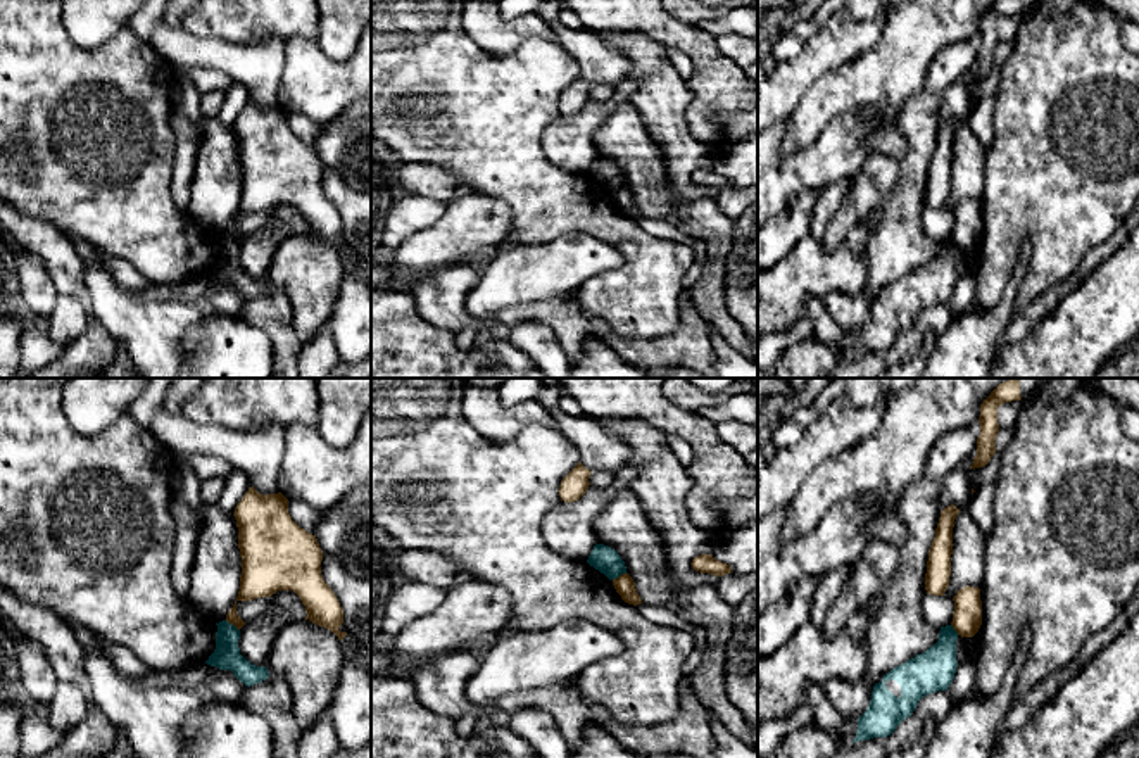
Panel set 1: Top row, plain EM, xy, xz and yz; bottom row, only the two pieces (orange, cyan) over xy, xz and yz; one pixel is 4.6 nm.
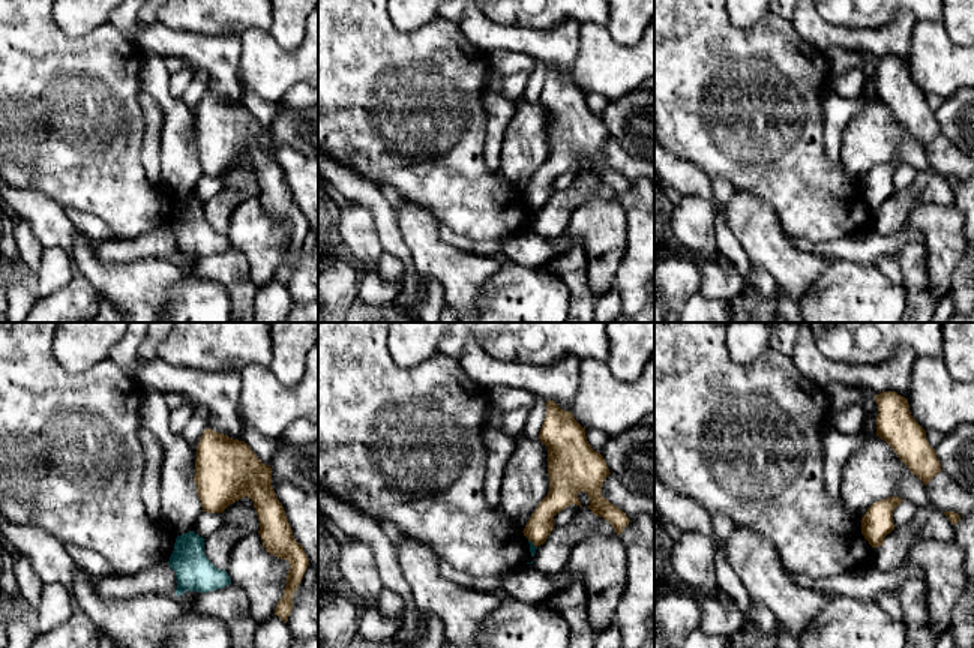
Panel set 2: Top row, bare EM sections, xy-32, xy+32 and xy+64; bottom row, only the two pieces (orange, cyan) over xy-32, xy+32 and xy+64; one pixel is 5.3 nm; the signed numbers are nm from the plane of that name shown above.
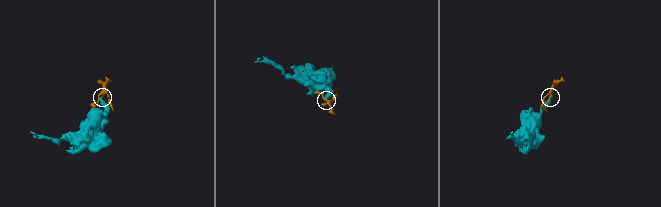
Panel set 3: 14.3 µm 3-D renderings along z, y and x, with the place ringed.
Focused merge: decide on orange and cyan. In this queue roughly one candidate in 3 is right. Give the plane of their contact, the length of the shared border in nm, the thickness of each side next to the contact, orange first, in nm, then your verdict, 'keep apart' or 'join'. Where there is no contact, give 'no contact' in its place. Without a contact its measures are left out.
contact in xy; length 90 nm; calibres 180 and 130 nm; keep apart

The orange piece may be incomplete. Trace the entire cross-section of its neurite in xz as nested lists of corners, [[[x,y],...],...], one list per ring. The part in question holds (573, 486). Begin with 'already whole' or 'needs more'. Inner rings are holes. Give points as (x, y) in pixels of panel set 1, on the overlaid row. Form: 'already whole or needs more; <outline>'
already whole; [[[578,463],[559,485],[559,497],[564,502],[578,501],[588,489],[590,470],[587,470],[582,463]]]

